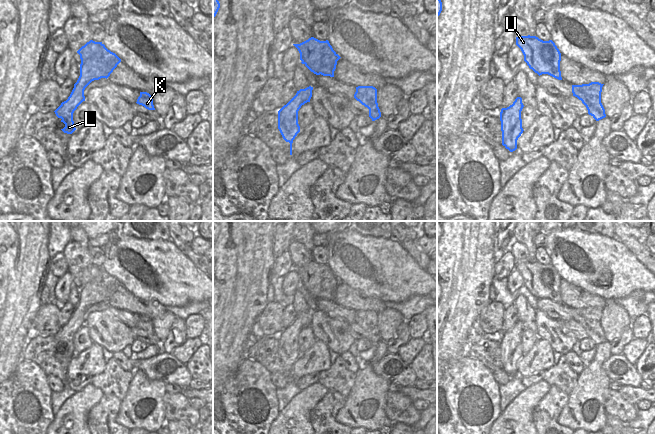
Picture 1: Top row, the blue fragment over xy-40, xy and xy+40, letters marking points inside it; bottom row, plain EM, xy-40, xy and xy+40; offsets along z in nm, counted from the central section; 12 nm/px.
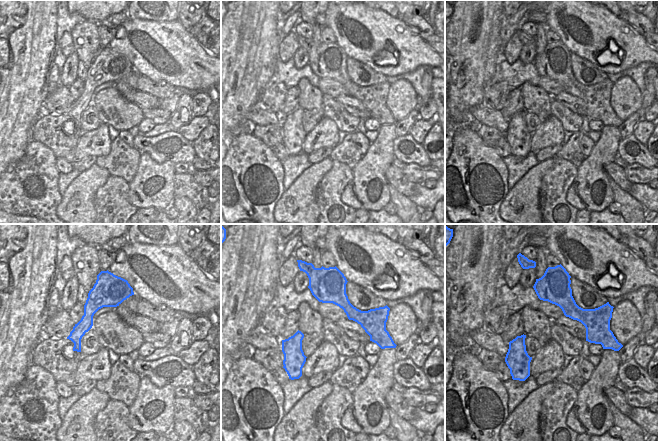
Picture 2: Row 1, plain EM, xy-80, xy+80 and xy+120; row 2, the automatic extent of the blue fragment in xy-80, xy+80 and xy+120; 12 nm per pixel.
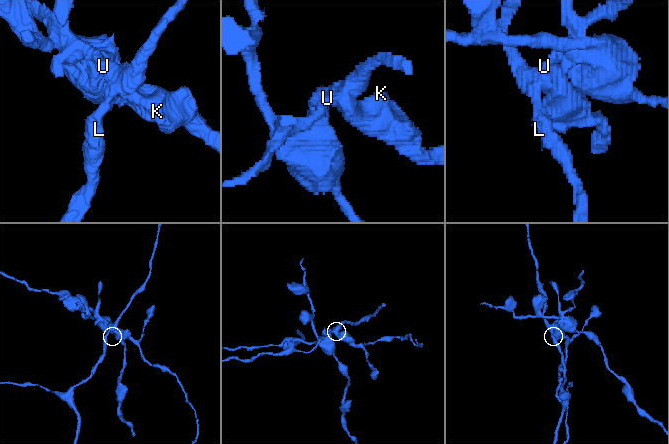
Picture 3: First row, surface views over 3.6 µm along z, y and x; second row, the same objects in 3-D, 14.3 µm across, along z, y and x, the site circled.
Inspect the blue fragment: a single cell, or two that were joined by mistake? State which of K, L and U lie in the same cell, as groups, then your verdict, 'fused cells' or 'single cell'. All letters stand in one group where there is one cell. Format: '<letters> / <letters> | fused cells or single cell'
K U / L | fused cells

